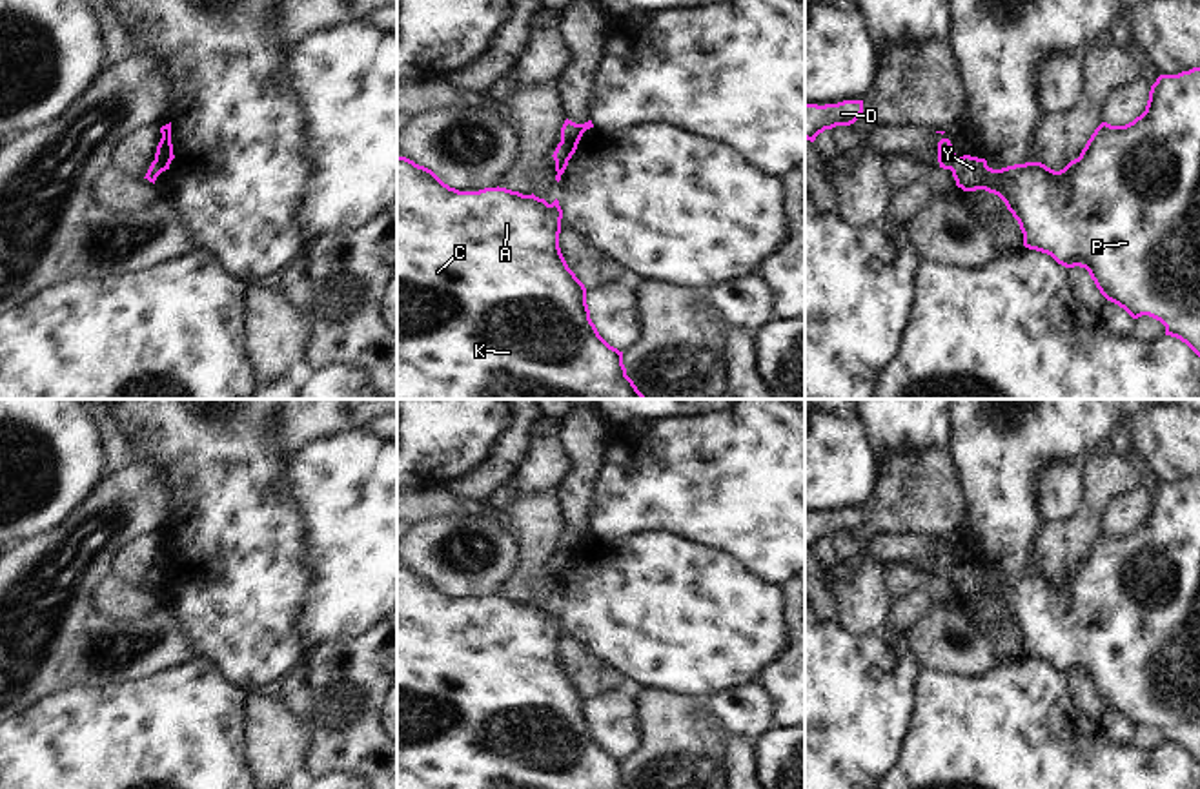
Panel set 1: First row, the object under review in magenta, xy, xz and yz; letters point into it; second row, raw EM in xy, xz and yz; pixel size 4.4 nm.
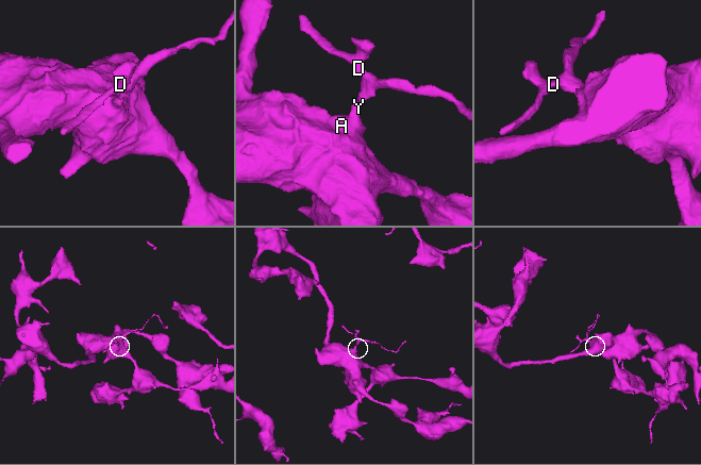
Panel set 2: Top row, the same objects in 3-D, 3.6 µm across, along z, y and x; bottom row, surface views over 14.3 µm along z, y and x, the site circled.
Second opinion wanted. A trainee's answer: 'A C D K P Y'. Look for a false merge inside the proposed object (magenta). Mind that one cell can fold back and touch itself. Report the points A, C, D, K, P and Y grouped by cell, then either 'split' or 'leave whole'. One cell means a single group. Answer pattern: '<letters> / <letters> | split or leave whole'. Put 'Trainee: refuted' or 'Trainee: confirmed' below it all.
A C K P Y / D | split
Trainee: refuted

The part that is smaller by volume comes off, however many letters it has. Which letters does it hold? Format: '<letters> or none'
D

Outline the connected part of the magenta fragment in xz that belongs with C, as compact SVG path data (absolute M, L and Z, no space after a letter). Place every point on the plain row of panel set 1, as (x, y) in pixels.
M397 565L397 789L632 789L626 784L626 776L623 773L623 760L610 754L599 743L595 733L592 731L590 718L586 712L586 696L568 676L561 661L559 656L561 627L563 627L563 618L557 607L552 612L548 612L544 607L539 607L534 601L523 603L519 599L512 599L499 594L484 596L479 599L459 599L444 592L432 578L419 574L406 565Z

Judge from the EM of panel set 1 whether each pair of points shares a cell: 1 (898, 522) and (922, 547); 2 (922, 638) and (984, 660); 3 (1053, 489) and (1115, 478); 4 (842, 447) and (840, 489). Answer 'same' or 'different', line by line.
1: different
2: same
3: different
4: same

